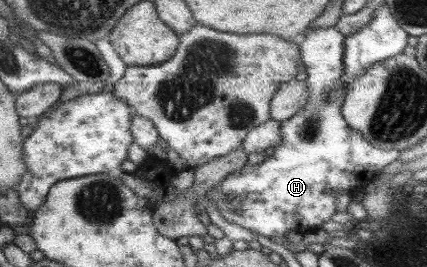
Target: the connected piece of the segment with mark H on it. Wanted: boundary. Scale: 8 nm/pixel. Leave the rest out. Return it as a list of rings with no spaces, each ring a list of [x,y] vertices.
[[[336,27],[312,29],[297,40],[299,57],[306,67],[305,84],[308,87],[308,103],[303,108],[279,124],[280,141],[276,143],[270,157],[258,165],[246,164],[242,169],[229,173],[218,185],[211,187],[204,195],[210,199],[218,213],[228,222],[235,223],[260,235],[284,237],[284,232],[292,231],[303,234],[328,221],[335,211],[335,193],[348,195],[362,191],[374,178],[379,177],[383,167],[398,159],[398,150],[380,150],[370,145],[356,130],[346,125],[340,106],[346,90],[342,86],[342,53],[344,51],[342,36]]]

